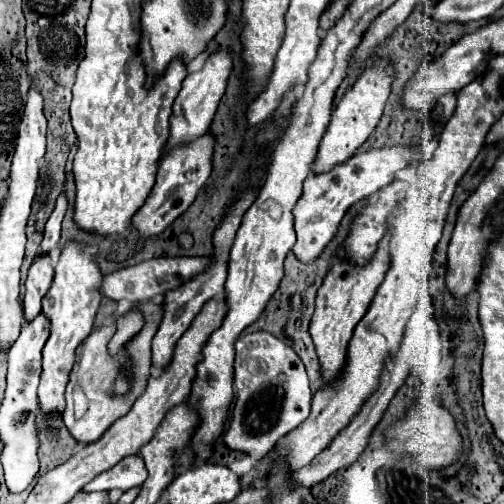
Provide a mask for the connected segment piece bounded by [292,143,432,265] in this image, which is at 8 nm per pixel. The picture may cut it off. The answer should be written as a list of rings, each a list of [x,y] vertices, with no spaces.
[[[422,143],[418,147],[388,147],[388,149],[372,149],[366,153],[356,153],[352,159],[334,165],[330,171],[320,173],[320,175],[308,175],[304,181],[304,191],[300,195],[300,201],[294,207],[294,227],[296,227],[296,235],[298,241],[294,245],[294,255],[298,257],[298,261],[302,263],[312,263],[316,261],[322,251],[326,249],[326,245],[336,237],[338,227],[342,217],[346,215],[346,211],[370,197],[372,193],[376,193],[378,189],[382,189],[384,185],[388,185],[396,171],[404,169],[406,165],[410,165],[412,161],[430,161],[432,159],[432,151],[430,151],[430,143]]]

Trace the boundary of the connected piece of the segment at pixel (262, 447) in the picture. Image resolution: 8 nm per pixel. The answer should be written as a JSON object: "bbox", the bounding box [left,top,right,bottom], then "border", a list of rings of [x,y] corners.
{"bbox":[224,331,312,459],"border":[[[256,331],[238,337],[236,345],[236,359],[234,359],[234,389],[236,389],[236,399],[232,405],[232,417],[230,425],[224,433],[224,443],[230,449],[244,451],[248,455],[254,455],[262,459],[280,437],[296,429],[308,415],[310,415],[310,401],[312,401],[312,391],[308,385],[308,377],[304,371],[304,365],[300,357],[294,353],[292,347],[284,345],[280,339],[272,337],[266,331]]]}

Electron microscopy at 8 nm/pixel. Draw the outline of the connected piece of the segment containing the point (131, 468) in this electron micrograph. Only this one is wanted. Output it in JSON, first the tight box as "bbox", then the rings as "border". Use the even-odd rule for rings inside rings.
{"bbox":[84,455,148,491],"border":[[[128,455],[118,465],[92,479],[84,487],[84,491],[110,491],[110,489],[128,491],[132,487],[140,487],[146,481],[146,477],[148,469],[144,465],[144,459],[140,455]]]}

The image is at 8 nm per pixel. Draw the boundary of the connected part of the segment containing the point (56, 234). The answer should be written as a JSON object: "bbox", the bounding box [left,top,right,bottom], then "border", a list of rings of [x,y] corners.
{"bbox":[40,191,68,253],"border":[[[62,191],[56,199],[56,205],[54,205],[54,211],[46,223],[46,229],[44,229],[44,239],[42,239],[42,249],[40,253],[50,253],[52,247],[60,241],[60,225],[62,225],[62,219],[66,215],[66,209],[68,209],[68,199],[66,199],[66,193]]]}

